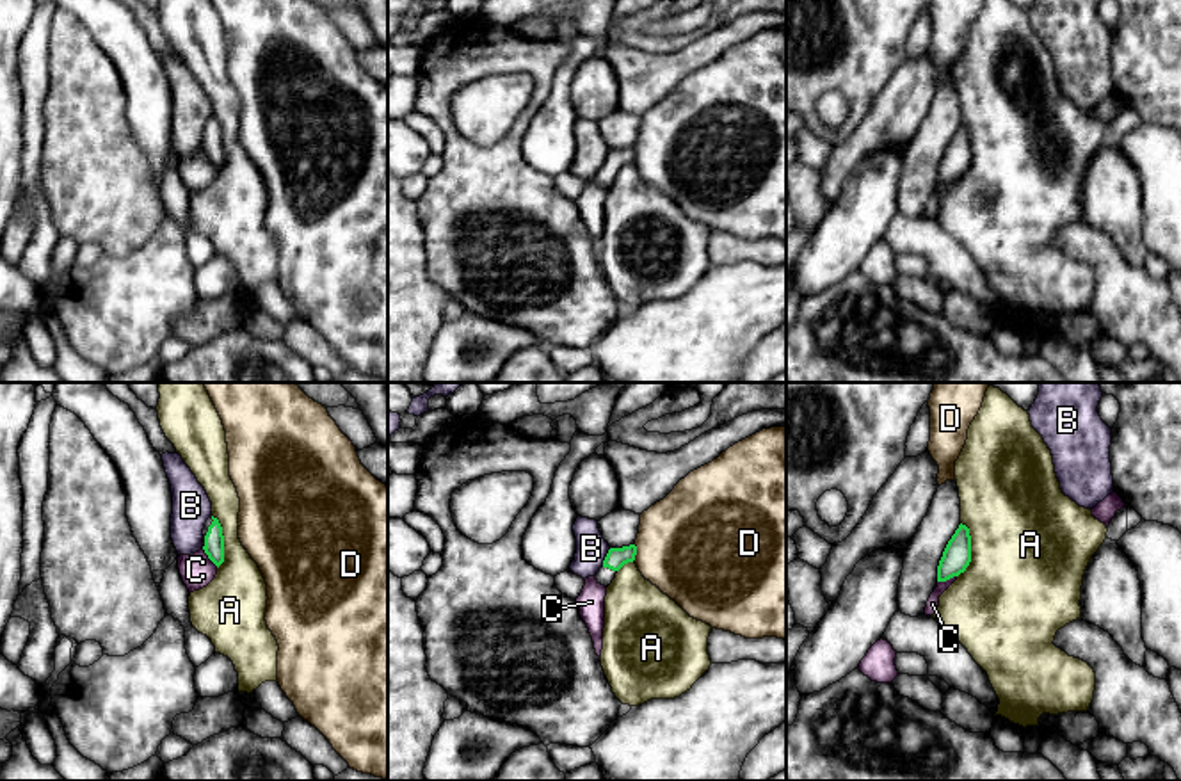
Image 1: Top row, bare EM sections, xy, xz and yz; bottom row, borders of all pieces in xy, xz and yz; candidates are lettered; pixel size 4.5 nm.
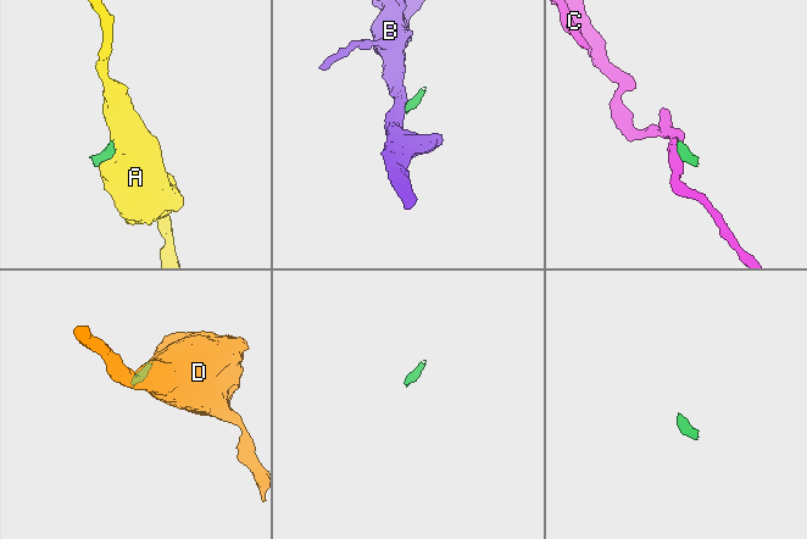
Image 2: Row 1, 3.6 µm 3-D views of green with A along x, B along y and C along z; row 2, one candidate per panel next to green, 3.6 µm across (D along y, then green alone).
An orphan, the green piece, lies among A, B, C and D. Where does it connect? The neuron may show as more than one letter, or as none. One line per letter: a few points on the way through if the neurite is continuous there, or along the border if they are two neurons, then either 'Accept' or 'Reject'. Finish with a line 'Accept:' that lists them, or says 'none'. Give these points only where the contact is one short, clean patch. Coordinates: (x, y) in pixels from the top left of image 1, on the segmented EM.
A: Boundary: yz (961, 522), (970, 536), (970, 564), (957, 577). Reject
B: Boundary: xz (610, 548), (602, 564). Reject
C: Boundary: yz (956, 575), (938, 582). Reject
D: Boundary: xz (635, 545), (635, 557), (632, 561). Reject
Accept: none

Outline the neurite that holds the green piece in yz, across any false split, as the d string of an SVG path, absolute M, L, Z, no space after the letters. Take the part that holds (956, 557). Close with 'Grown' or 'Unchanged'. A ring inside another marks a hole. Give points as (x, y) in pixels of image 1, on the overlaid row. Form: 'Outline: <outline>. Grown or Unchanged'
Outline: M959 525L948 541L937 566L937 582L946 582L966 571L971 562L971 535L966 525Z. Unchanged

